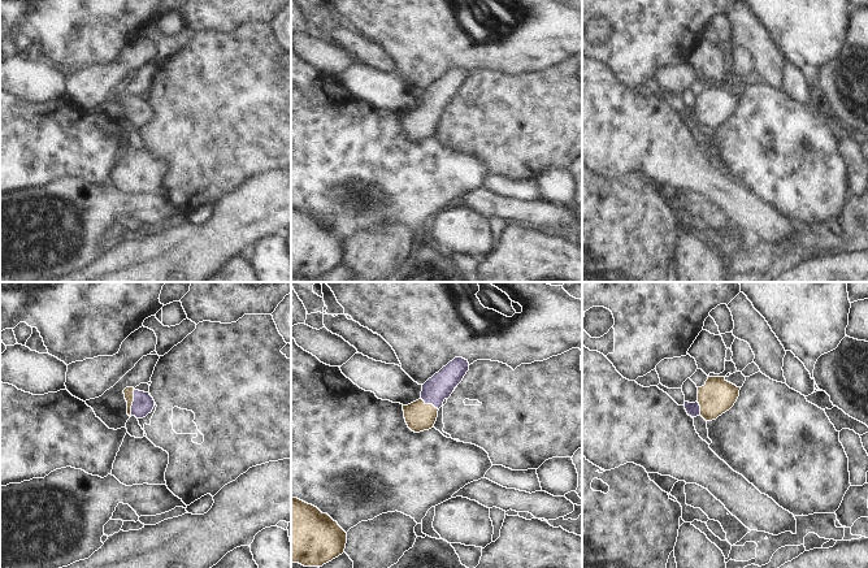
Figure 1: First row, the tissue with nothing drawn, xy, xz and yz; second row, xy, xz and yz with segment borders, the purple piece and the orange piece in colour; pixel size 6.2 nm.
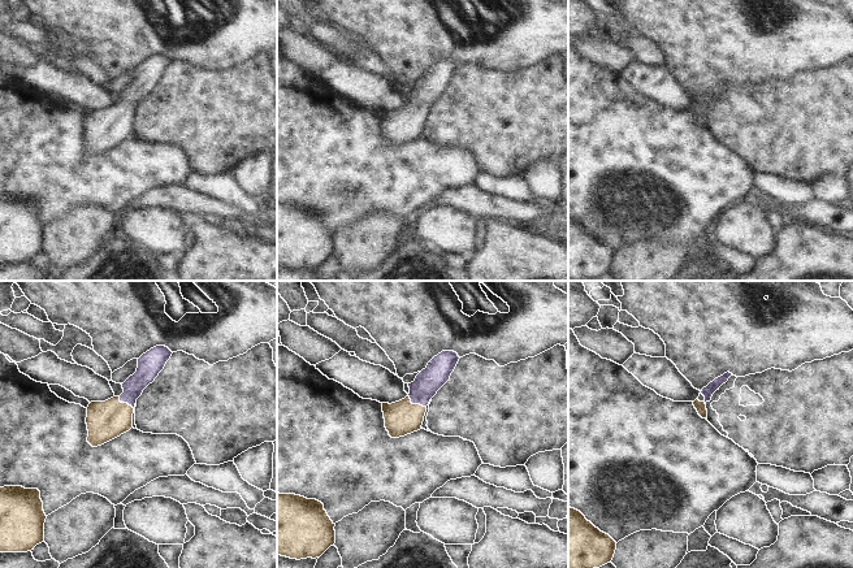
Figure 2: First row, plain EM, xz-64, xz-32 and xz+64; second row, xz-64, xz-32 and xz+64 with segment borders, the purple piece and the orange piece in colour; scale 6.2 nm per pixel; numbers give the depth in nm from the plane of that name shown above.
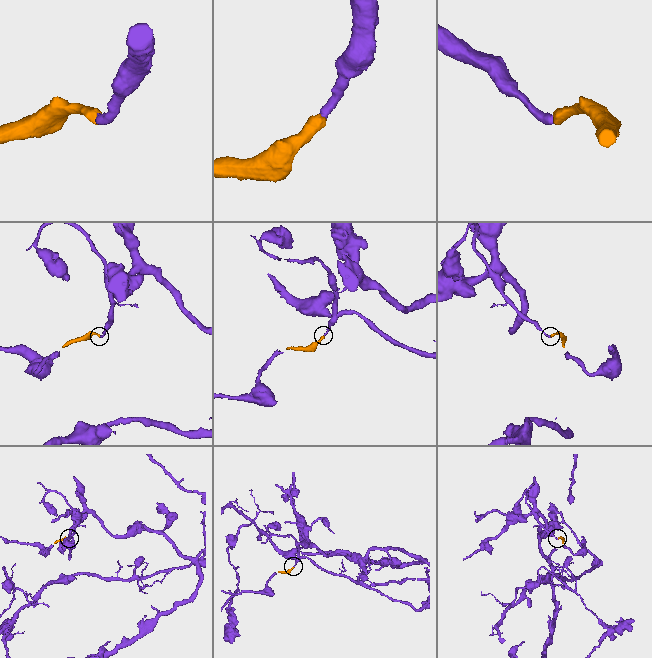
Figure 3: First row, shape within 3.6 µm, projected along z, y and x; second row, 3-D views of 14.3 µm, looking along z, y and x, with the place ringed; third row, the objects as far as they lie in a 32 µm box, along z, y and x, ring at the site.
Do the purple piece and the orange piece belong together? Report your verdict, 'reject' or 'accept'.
accept

